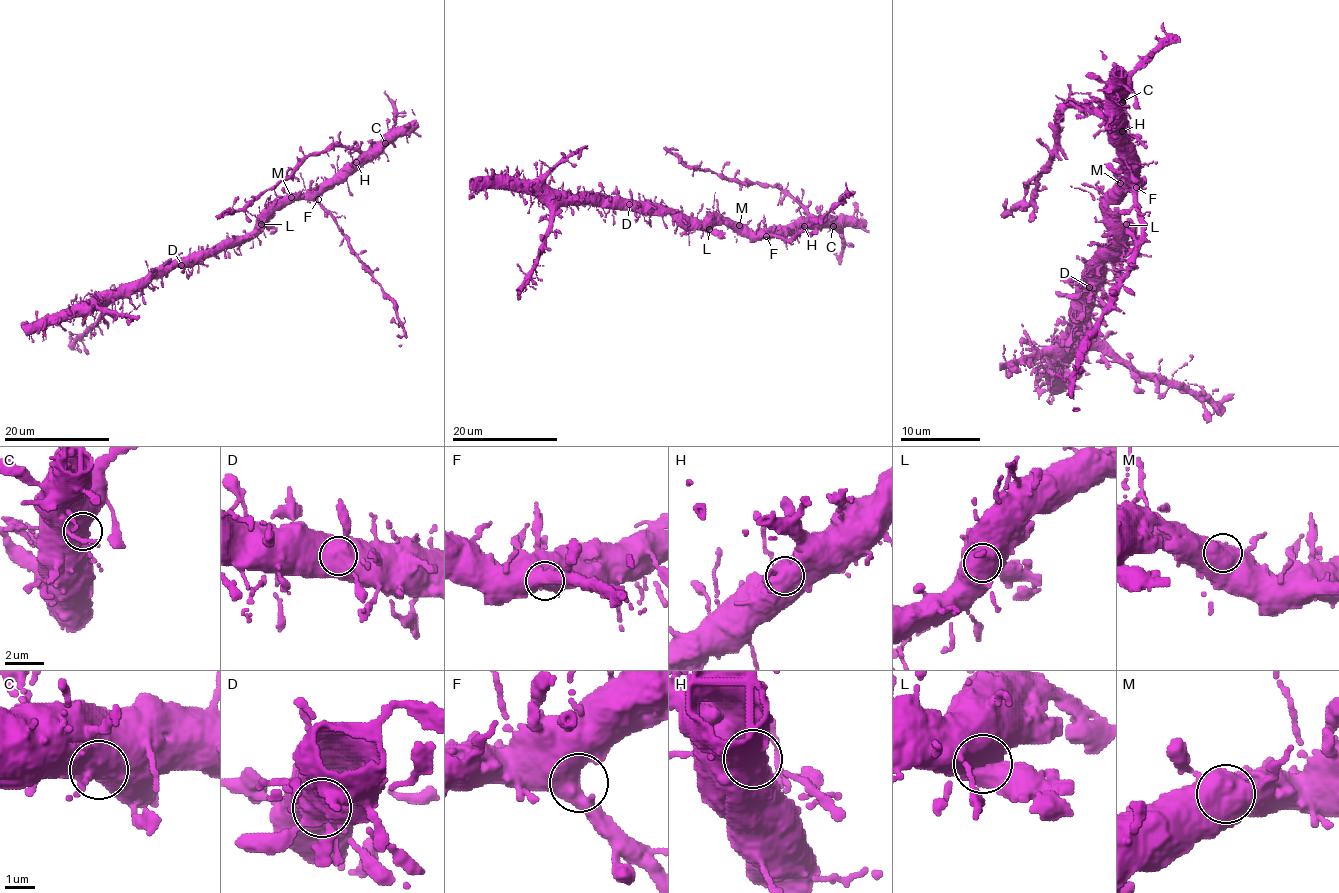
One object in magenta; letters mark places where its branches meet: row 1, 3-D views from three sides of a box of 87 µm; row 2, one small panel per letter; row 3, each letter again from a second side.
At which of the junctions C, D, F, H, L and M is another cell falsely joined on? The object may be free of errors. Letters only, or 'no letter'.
no letter

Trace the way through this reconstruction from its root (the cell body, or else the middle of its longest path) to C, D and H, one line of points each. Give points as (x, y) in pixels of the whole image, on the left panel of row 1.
C: (272, 214), (327, 179), (333, 179), (343, 170), (353, 168), (369, 152), (385, 143)
D: (272, 214), (253, 233), (240, 236), (201, 260), (181, 265)
H: (272, 214), (327, 179), (333, 179), (356, 162)

